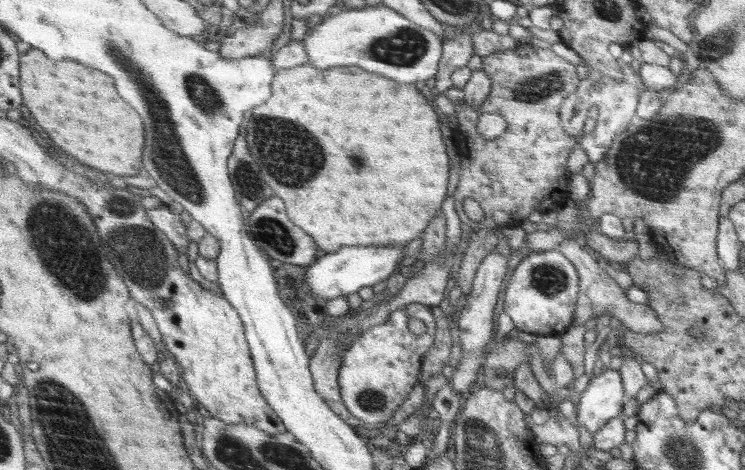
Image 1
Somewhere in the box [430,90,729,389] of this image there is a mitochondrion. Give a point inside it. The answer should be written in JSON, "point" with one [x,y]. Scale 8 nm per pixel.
{"point":[642,157]}

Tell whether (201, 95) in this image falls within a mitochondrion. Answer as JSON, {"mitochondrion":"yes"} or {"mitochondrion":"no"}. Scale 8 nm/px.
{"mitochondrion":"yes"}

